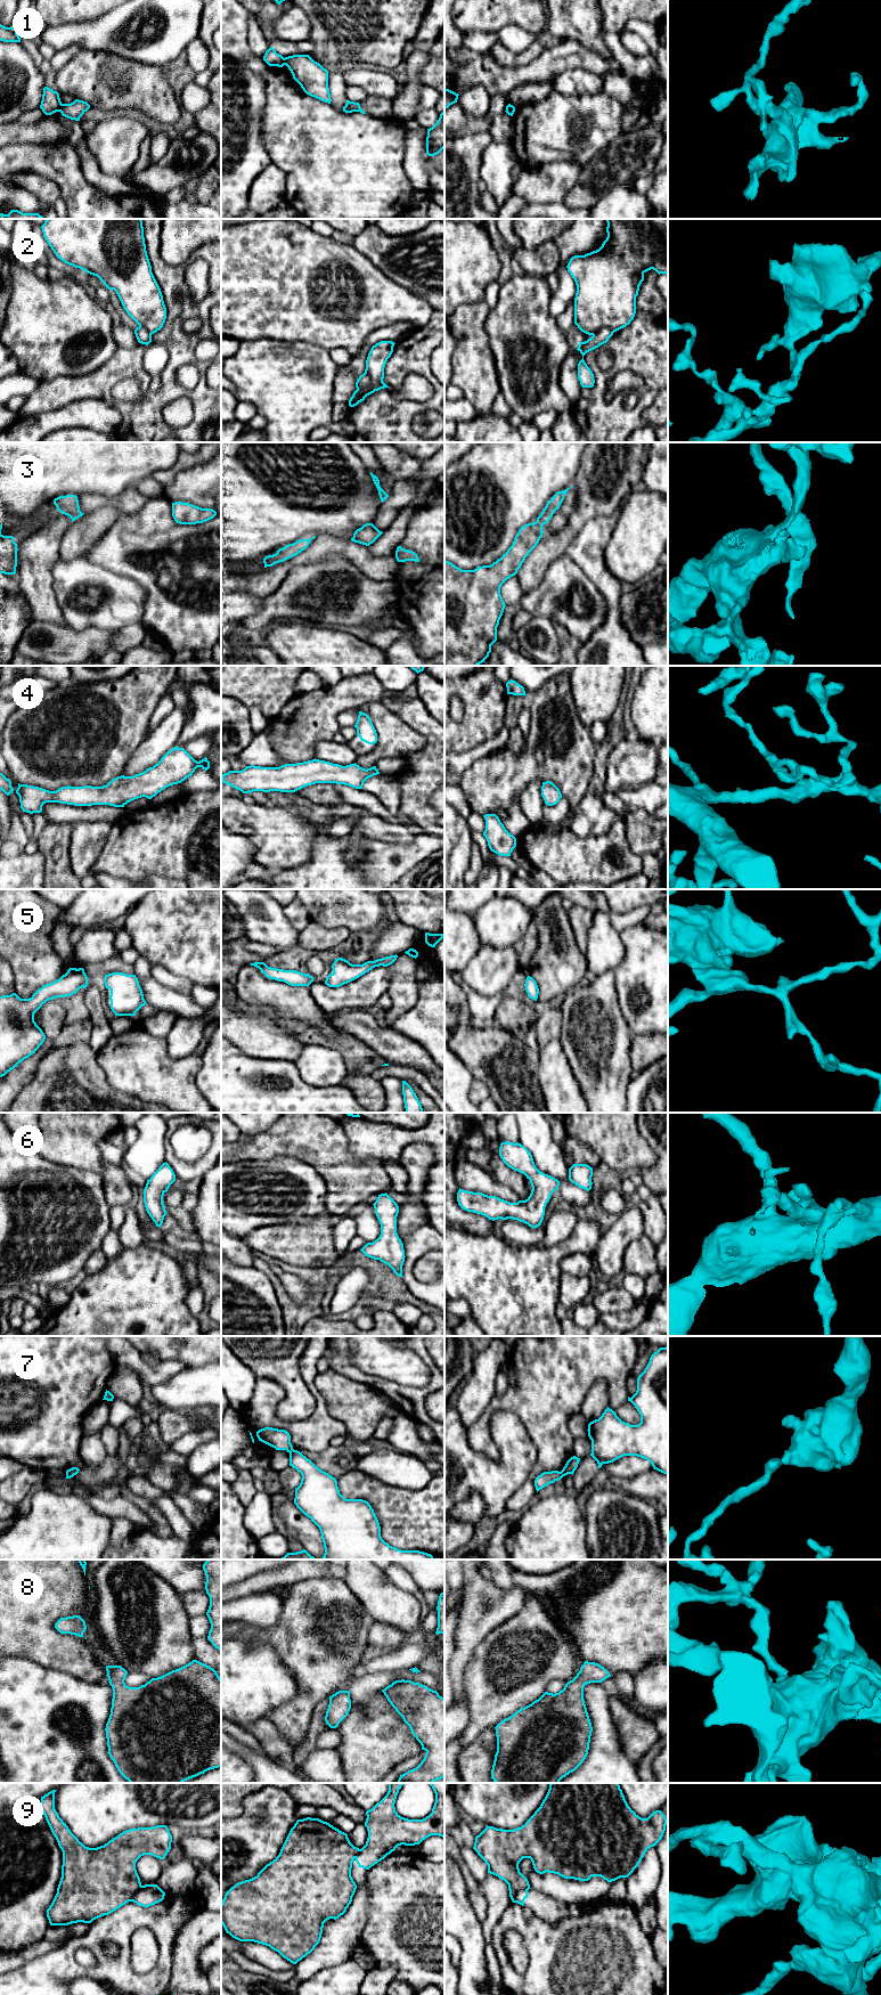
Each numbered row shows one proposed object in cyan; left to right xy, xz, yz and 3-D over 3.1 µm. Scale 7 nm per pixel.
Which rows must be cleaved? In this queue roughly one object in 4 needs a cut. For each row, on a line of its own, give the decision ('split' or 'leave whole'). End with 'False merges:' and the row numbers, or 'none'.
1: split
2: split
3: leave whole
4: leave whole
5: leave whole
6: leave whole
7: split
8: leave whole
9: leave whole
False merges: 1, 2, 7

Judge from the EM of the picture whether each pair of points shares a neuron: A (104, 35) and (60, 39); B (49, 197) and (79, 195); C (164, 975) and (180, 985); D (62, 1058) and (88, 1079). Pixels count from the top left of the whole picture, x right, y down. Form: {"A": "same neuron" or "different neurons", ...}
{"A": "same neuron", "B": "different neurons", "C": "same neuron", "D": "same neuron"}

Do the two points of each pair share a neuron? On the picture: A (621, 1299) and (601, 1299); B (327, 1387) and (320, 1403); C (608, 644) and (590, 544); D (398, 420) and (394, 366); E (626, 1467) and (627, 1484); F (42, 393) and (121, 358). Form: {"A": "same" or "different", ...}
{"A": "same", "B": "different", "C": "same", "D": "same", "E": "different", "F": "same"}

